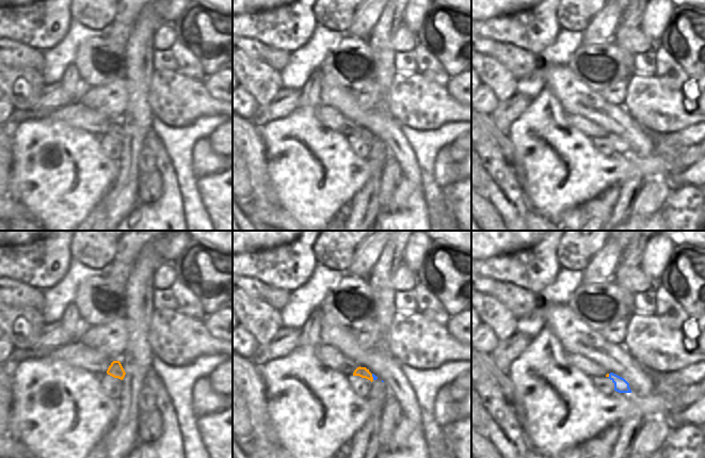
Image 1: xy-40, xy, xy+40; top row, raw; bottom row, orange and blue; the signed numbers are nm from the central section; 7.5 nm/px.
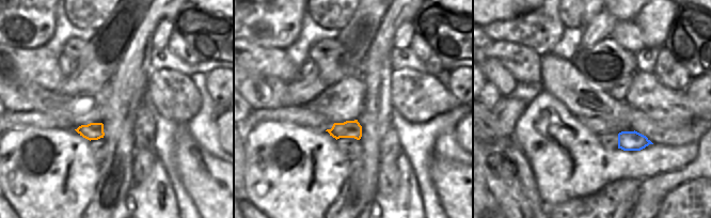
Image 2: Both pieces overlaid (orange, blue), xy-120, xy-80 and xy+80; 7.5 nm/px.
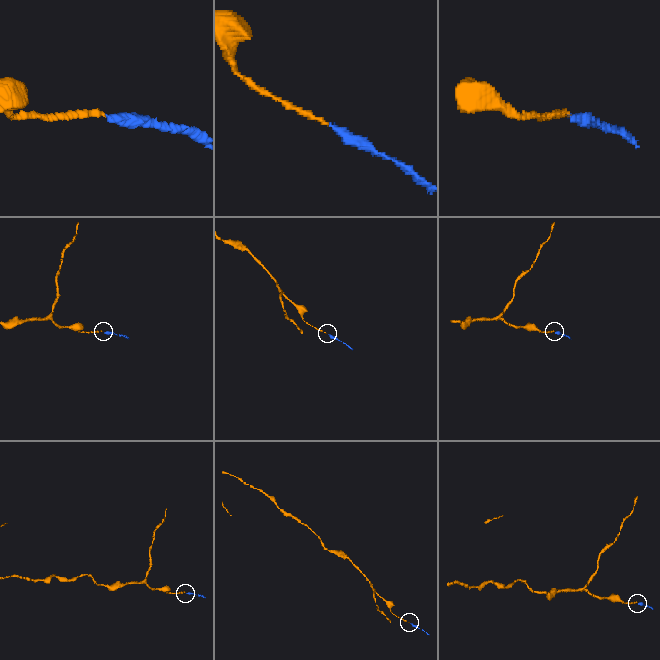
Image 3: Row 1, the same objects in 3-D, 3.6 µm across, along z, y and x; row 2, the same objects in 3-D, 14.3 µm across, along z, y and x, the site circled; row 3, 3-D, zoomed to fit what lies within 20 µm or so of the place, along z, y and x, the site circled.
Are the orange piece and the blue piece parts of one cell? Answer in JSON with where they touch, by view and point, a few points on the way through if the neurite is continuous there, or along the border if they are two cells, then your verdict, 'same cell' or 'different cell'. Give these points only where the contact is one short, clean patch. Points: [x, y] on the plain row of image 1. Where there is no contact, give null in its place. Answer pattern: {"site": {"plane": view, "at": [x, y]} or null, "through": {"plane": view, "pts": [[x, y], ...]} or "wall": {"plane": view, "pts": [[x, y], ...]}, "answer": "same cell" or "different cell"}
{"site": {"plane": "xy", "at": [372, 138]}, "through": {"plane": "xy", "pts": [[362, 132], [372, 138], [374, 138]]}, "answer": "same cell"}

